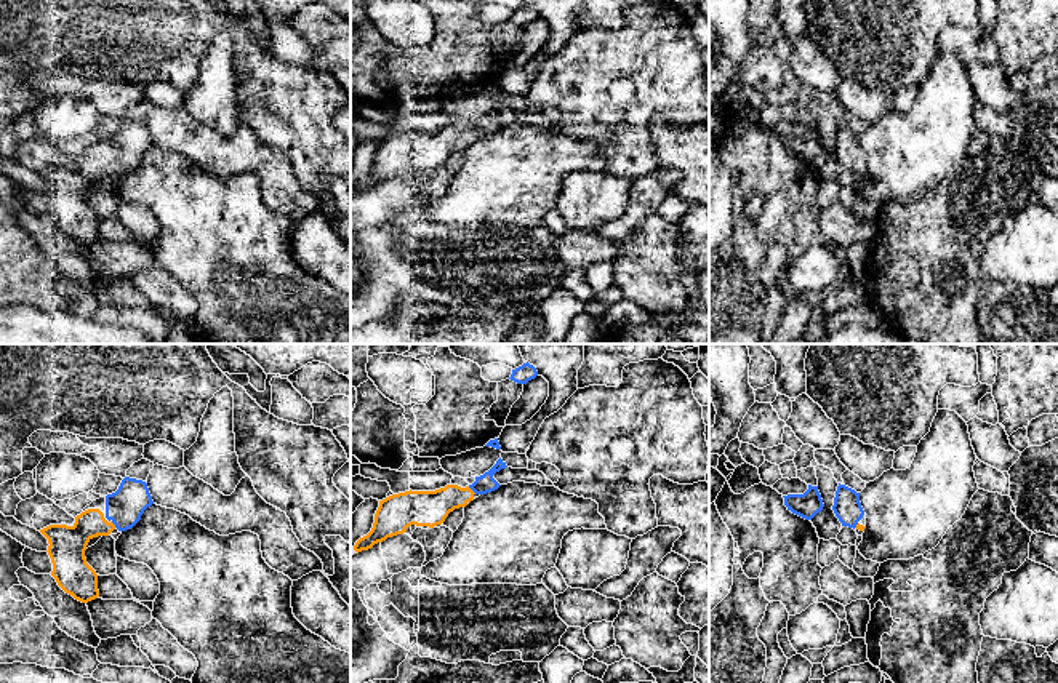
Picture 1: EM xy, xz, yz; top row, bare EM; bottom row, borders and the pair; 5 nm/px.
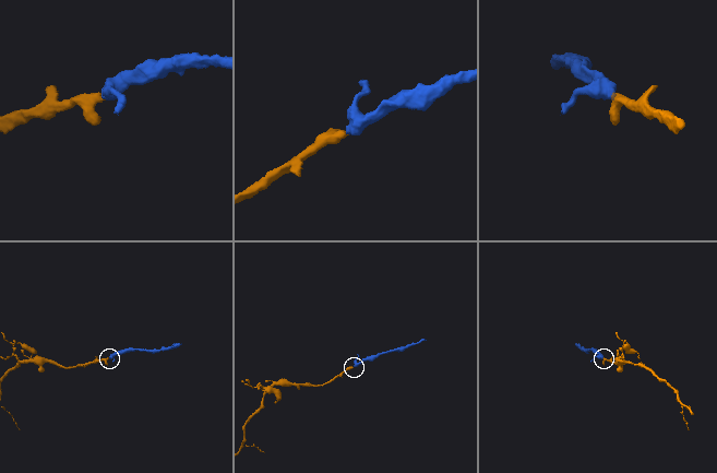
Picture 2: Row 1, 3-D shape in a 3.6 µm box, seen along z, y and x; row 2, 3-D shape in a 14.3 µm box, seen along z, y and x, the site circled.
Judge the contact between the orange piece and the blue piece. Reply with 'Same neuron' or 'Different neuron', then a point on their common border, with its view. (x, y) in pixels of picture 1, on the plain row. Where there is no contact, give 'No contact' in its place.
Same neuron. Touches orange at xz (471, 131)

